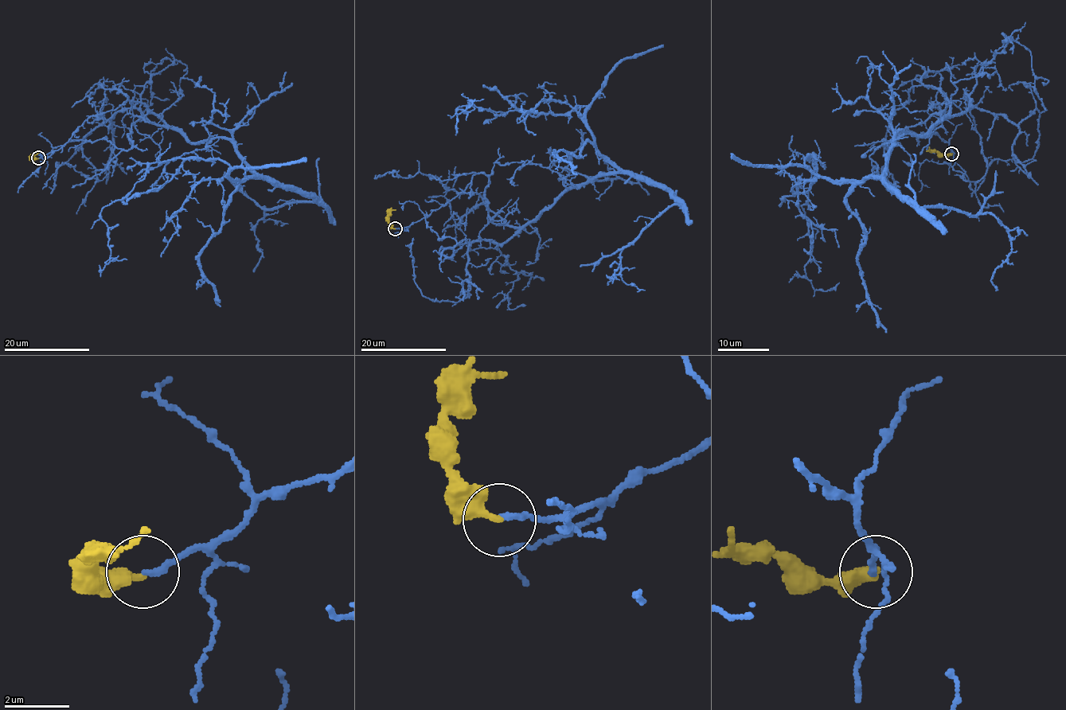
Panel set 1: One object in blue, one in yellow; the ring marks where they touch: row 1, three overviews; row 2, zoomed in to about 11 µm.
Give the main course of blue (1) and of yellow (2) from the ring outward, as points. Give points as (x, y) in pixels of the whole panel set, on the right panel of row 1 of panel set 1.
1: (952, 154), (884, 144), (948, 100), (881, 176), (809, 155), (806, 277), (839, 282)
2: (952, 154), (938, 154), (929, 148)

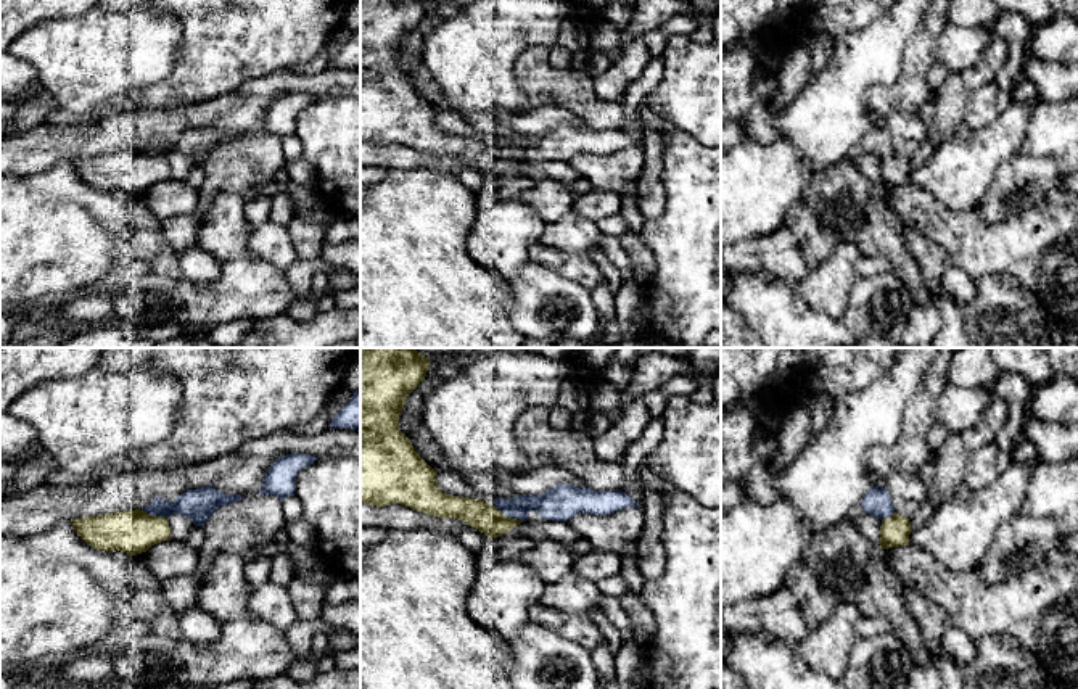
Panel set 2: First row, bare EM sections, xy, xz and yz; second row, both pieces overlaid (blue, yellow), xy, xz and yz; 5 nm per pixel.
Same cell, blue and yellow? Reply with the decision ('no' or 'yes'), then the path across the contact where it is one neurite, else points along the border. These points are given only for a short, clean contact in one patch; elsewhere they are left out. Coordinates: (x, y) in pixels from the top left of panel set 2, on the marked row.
no

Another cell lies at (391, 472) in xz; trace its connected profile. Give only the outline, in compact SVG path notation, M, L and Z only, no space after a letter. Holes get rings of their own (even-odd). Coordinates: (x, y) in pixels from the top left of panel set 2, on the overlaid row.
M360 348L360 504L385 507L401 504L414 510L459 518L489 539L478 552L475 581L467 599L471 620L500 639L513 639L529 623L528 612L541 604L545 581L518 557L502 559L496 539L523 520L508 518L481 499L446 494L438 488L436 472L414 449L399 428L407 396L425 380L430 359L417 348Z

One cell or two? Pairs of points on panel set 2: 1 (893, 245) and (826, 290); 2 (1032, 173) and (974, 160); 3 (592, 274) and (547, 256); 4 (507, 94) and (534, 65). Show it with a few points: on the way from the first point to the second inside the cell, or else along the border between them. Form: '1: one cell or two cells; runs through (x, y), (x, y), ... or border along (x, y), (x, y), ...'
1: two cells; border along (861, 251), (850, 242), (840, 242), (822, 263)
2: two cells; border along (1017, 150), (998, 168), (982, 200)
3: one cell; runs through (581, 269), (565, 259), (559, 259)
4: two cells; border along (530, 45), (515, 76), (552, 99)

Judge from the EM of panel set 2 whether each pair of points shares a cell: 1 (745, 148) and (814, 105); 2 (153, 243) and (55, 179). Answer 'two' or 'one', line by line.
1: one
2: two

